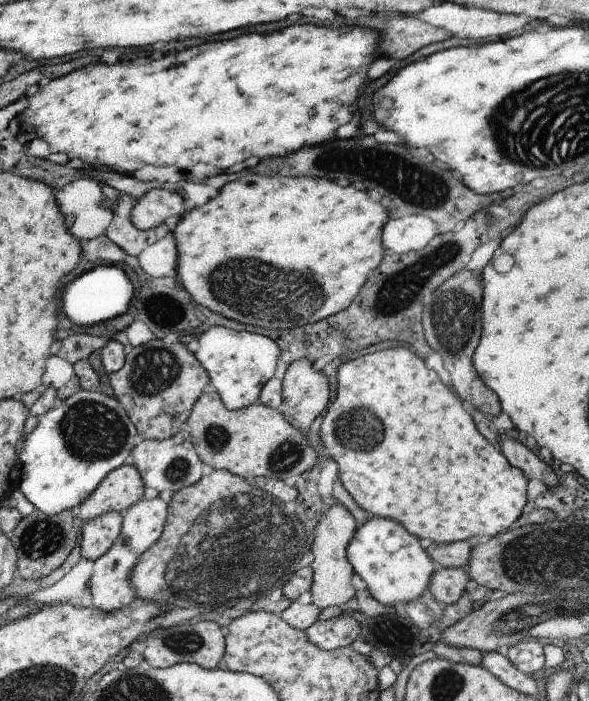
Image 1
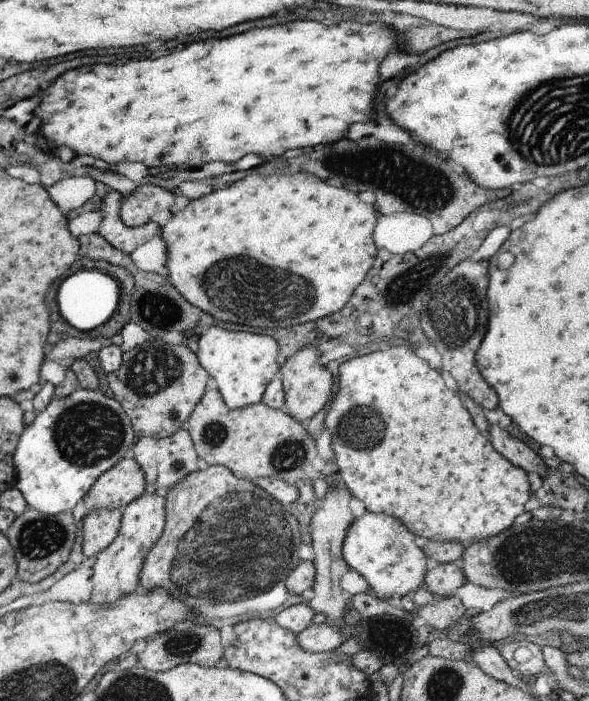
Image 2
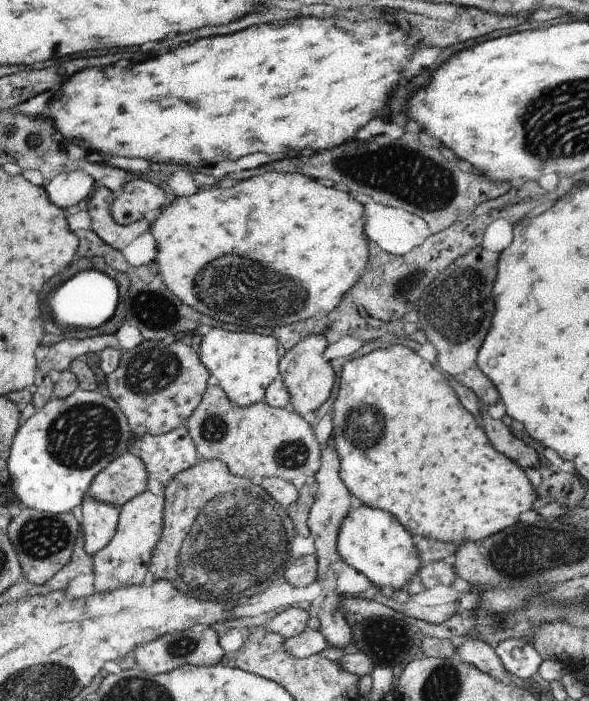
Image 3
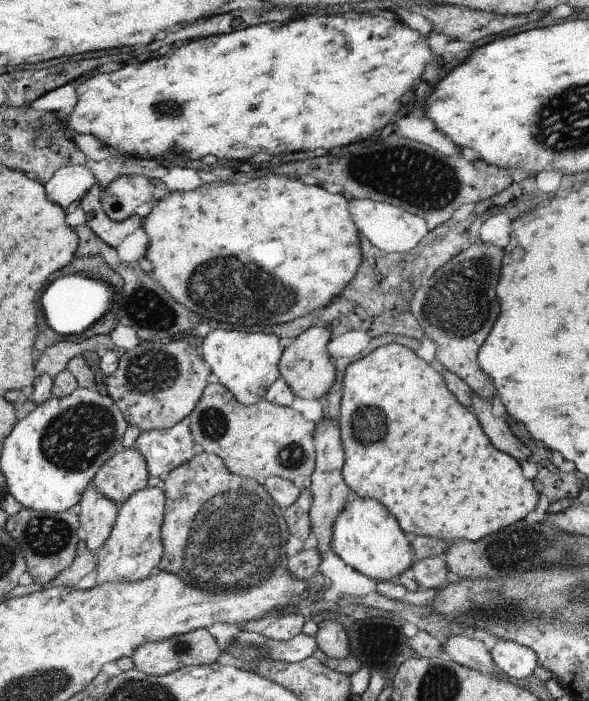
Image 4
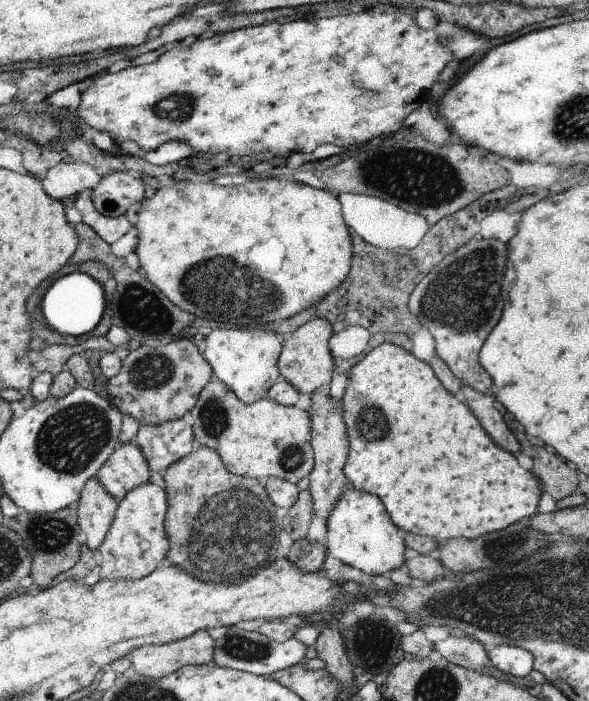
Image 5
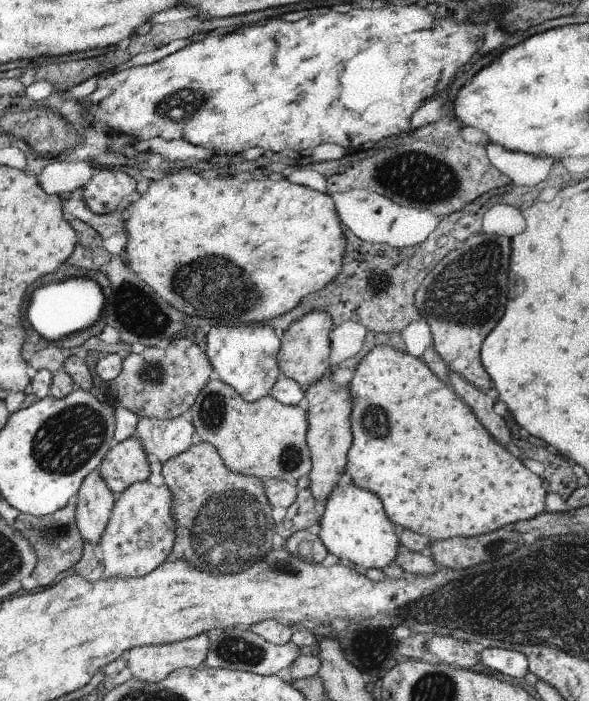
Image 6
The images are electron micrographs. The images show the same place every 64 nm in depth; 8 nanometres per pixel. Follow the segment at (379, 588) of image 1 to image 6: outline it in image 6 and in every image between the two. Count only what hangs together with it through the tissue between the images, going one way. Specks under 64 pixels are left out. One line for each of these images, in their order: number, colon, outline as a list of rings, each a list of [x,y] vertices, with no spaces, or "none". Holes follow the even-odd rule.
2: [[[365,512],[359,518],[353,518],[351,526],[345,532],[341,556],[347,562],[349,570],[359,572],[367,582],[369,590],[377,594],[379,600],[391,600],[401,596],[411,596],[411,592],[423,582],[427,568],[421,548],[413,544],[413,534],[403,526],[399,518],[387,514],[373,514]]]
3: [[[363,504],[355,510],[349,510],[341,520],[337,534],[337,554],[345,564],[361,572],[367,580],[375,582],[379,592],[391,592],[401,586],[405,588],[409,576],[417,576],[419,570],[419,556],[417,548],[411,544],[411,534],[397,522],[397,518],[393,518],[393,514]]]
4: [[[357,498],[353,502],[347,500],[347,504],[333,522],[331,552],[357,572],[377,582],[379,580],[395,582],[397,574],[407,572],[411,568],[413,562],[409,560],[409,548],[411,544],[405,538],[405,532],[399,528],[399,522],[375,498]]]
5: [[[355,488],[343,490],[337,498],[333,510],[325,518],[327,532],[325,532],[325,552],[337,560],[341,560],[347,568],[359,568],[361,572],[373,574],[387,574],[389,570],[403,564],[403,548],[405,542],[397,534],[397,526],[391,522],[385,506],[373,494],[359,492]]]
6: [[[353,482],[335,486],[325,500],[323,514],[319,518],[319,538],[327,552],[339,558],[341,564],[349,564],[357,570],[383,568],[397,556],[395,546],[399,538],[395,534],[395,524],[387,518],[383,502],[375,492],[361,490]]]

